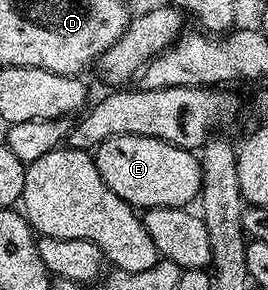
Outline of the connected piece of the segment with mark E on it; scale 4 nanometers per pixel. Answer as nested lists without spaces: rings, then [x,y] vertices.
[[[117,135],[105,139],[93,153],[97,171],[109,190],[136,210],[157,207],[181,209],[198,198],[203,187],[203,167],[192,150],[179,149],[161,139],[141,135]]]

